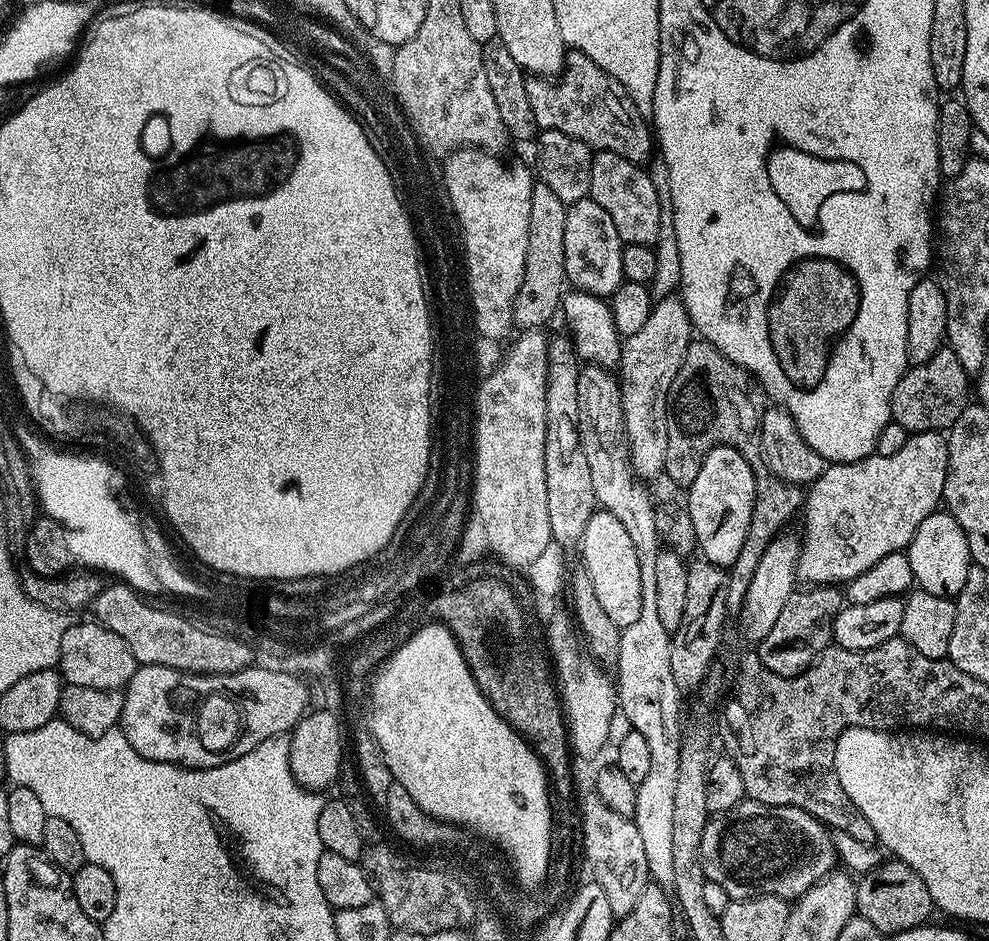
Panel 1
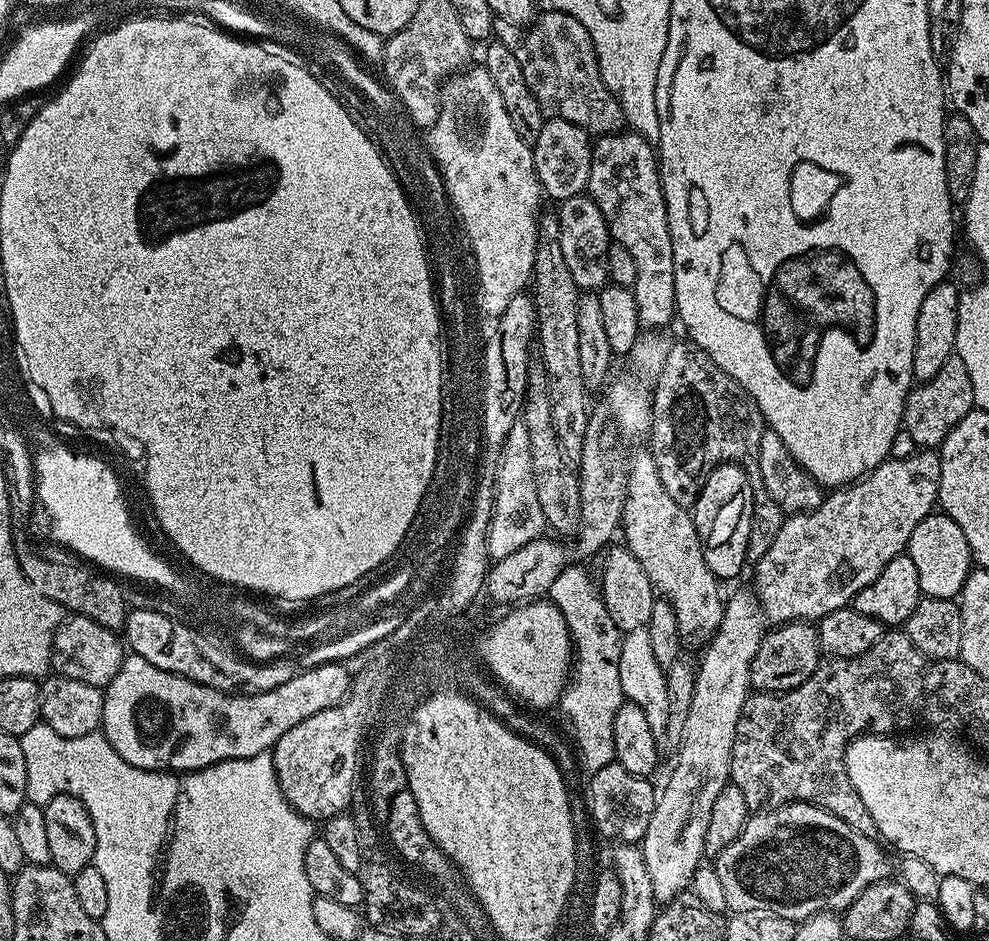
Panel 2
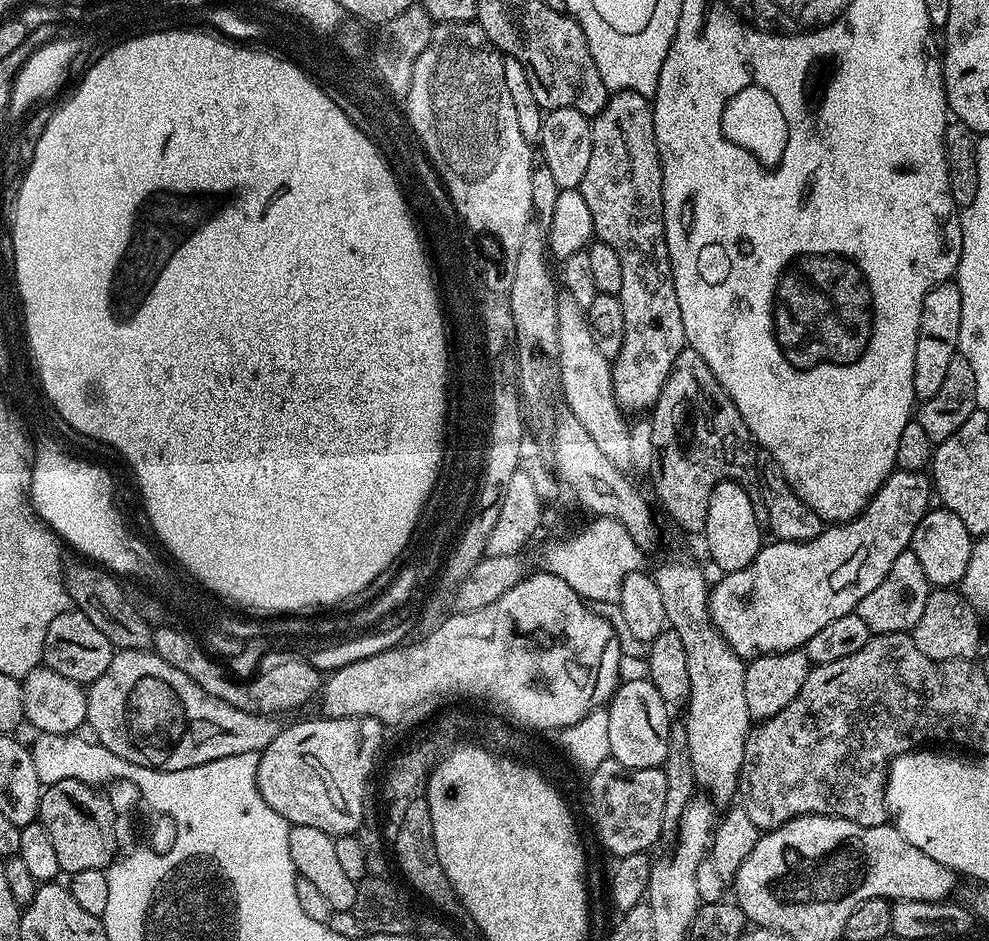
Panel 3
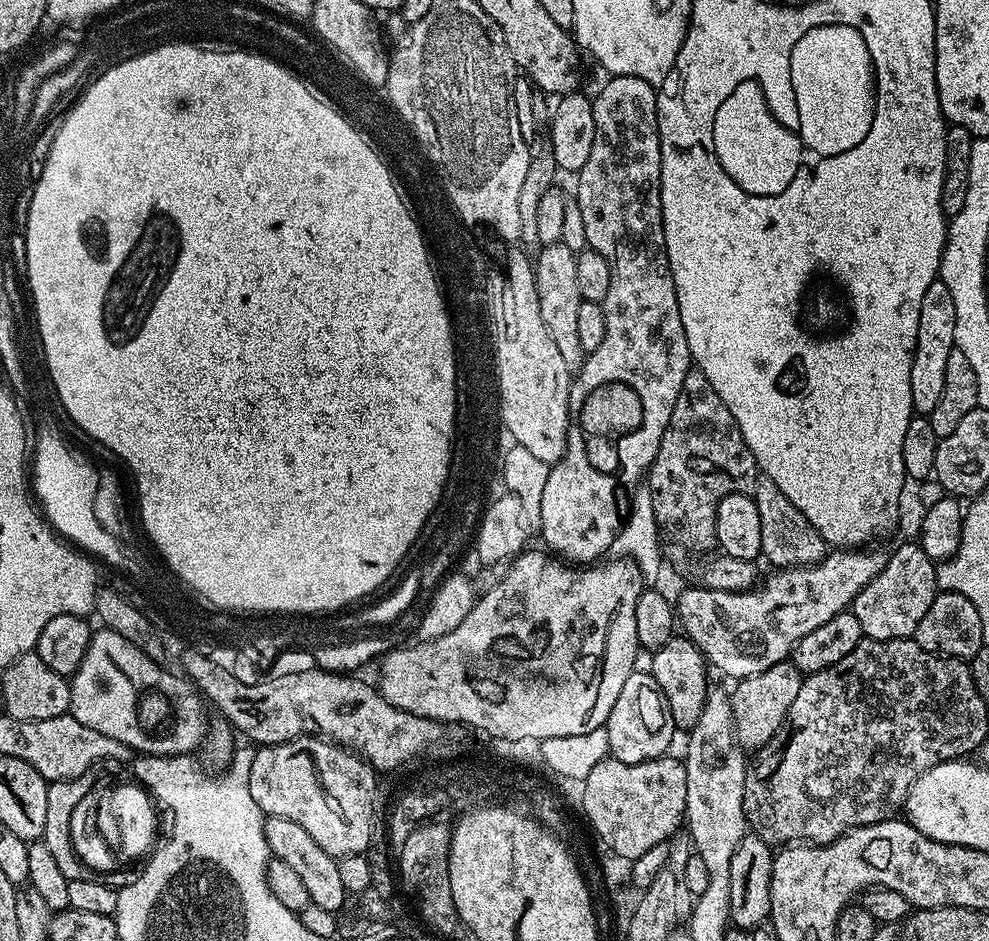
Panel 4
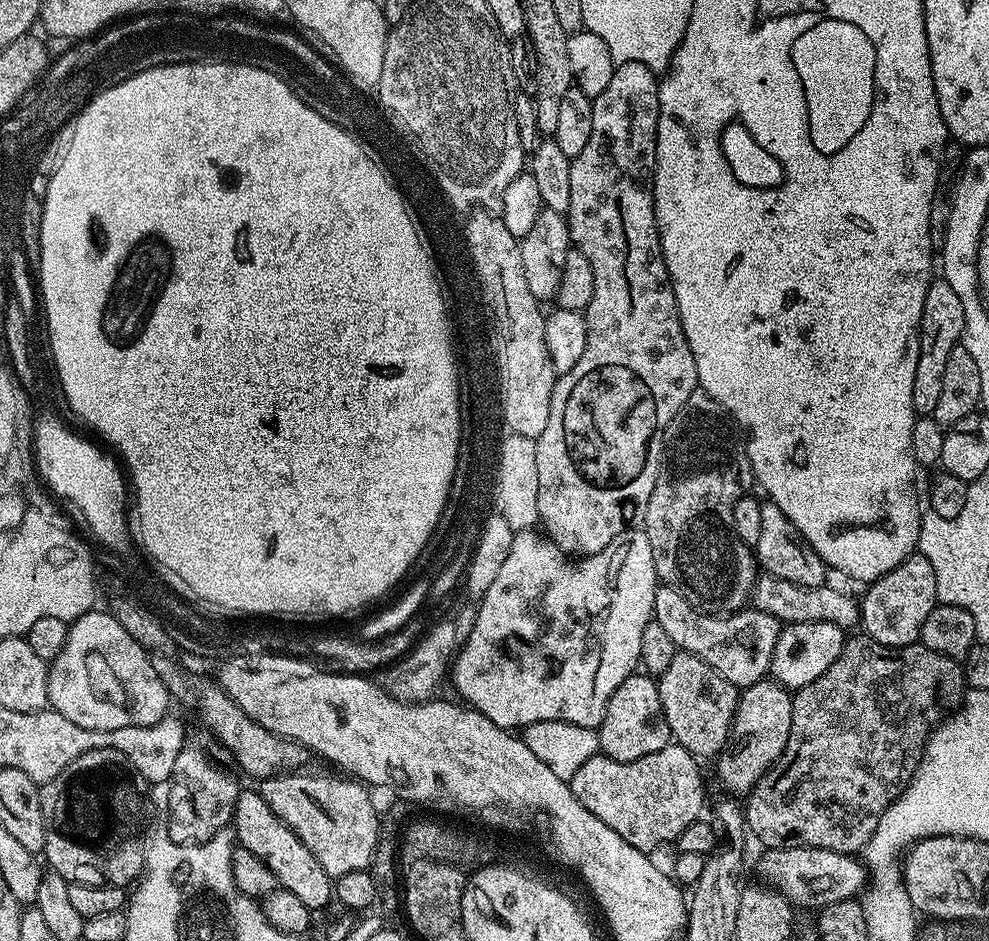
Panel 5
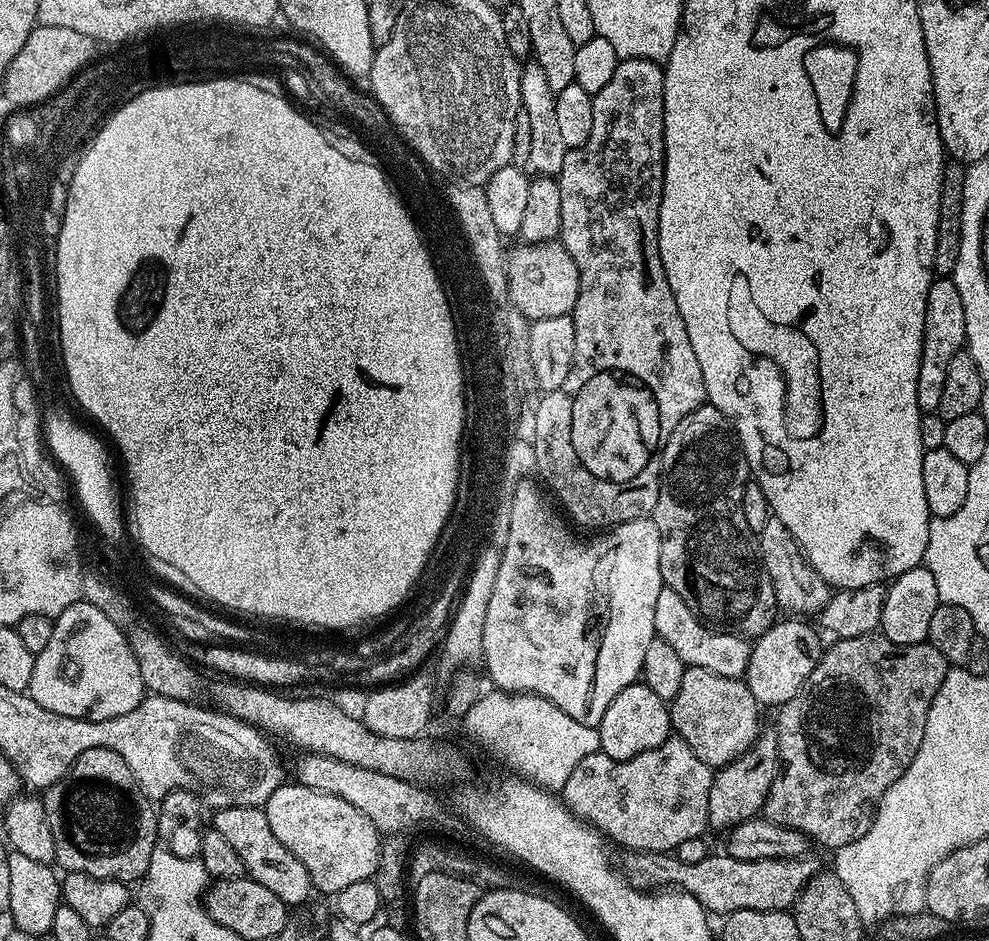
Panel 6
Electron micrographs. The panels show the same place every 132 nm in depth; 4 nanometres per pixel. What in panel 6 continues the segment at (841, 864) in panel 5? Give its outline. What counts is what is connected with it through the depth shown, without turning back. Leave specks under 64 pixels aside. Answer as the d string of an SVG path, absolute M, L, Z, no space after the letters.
M633 852L623 853L624 857L618 861L628 881L638 888L645 890L664 890L671 886L673 889L689 892L709 913L727 914L738 910L762 910L763 912L783 912L791 909L800 897L803 888L818 874L818 867L812 861L811 855L798 858L766 858L765 860L739 860L727 854L710 854L702 858L702 862L683 864L675 855L663 852Z

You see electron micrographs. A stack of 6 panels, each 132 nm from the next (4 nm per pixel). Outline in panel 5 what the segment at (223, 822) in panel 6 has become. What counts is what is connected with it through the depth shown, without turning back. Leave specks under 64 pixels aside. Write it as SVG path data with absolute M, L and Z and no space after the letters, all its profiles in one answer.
M258 790L241 791L232 811L230 826L234 831L235 843L250 850L250 854L256 855L257 858L262 858L262 862L266 862L266 866L274 870L277 885L294 893L302 901L302 906L315 910L333 903L333 877L328 876L326 870L322 870L318 858L314 858L314 854L310 854L306 846L302 846L298 834L294 834L294 830L290 830L290 826L286 826L286 822L282 822L282 818L278 818L278 814L270 810L270 806L266 806Z

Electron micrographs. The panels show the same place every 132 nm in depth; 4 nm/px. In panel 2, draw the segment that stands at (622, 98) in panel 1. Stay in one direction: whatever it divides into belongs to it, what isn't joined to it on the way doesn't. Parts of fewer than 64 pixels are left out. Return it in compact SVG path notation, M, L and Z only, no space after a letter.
M541 11L525 28L497 19L495 39L503 42L514 53L514 58L518 58L526 86L530 86L530 94L534 94L545 117L565 119L596 138L621 131L626 117L618 98L614 98L600 76L590 30L570 14L547 11Z

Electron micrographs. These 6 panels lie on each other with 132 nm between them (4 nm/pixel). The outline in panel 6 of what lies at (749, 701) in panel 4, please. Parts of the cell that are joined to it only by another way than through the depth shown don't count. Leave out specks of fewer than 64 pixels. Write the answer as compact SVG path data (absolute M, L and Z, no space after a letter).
M772 730L761 731L745 752L713 775L708 803L708 828L727 830L747 820L757 819L763 813L770 786L779 772L780 751L776 733Z

